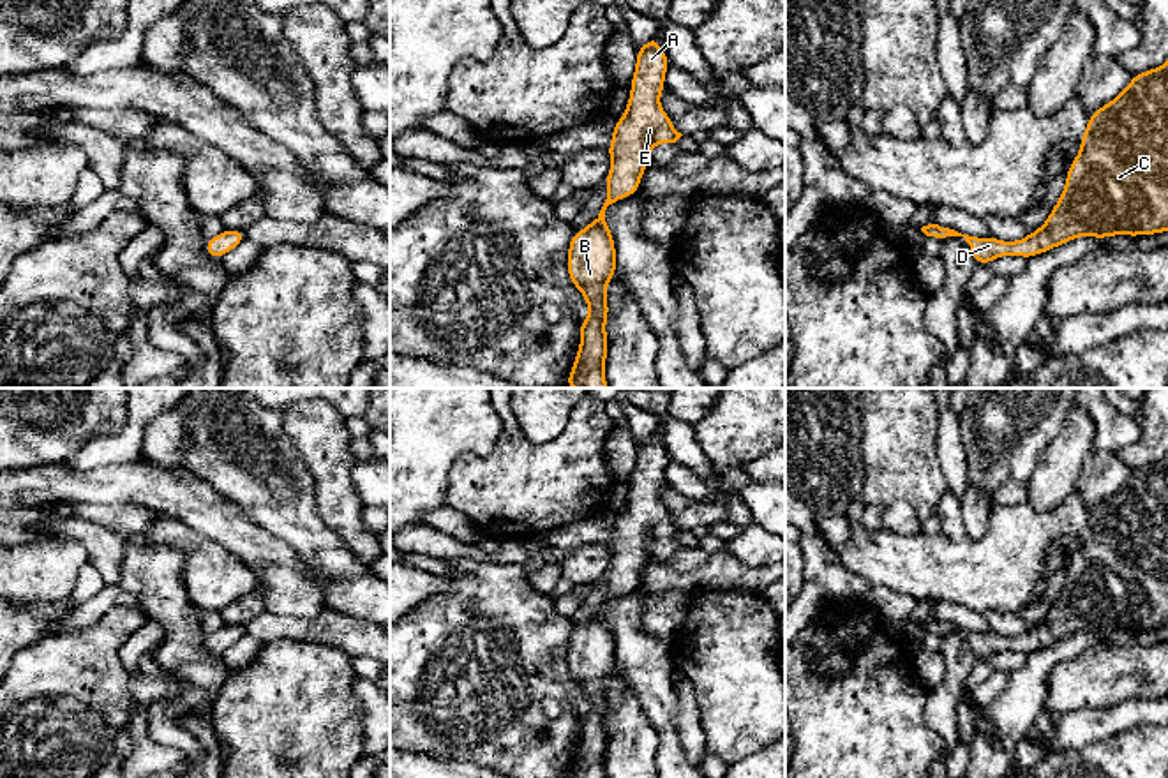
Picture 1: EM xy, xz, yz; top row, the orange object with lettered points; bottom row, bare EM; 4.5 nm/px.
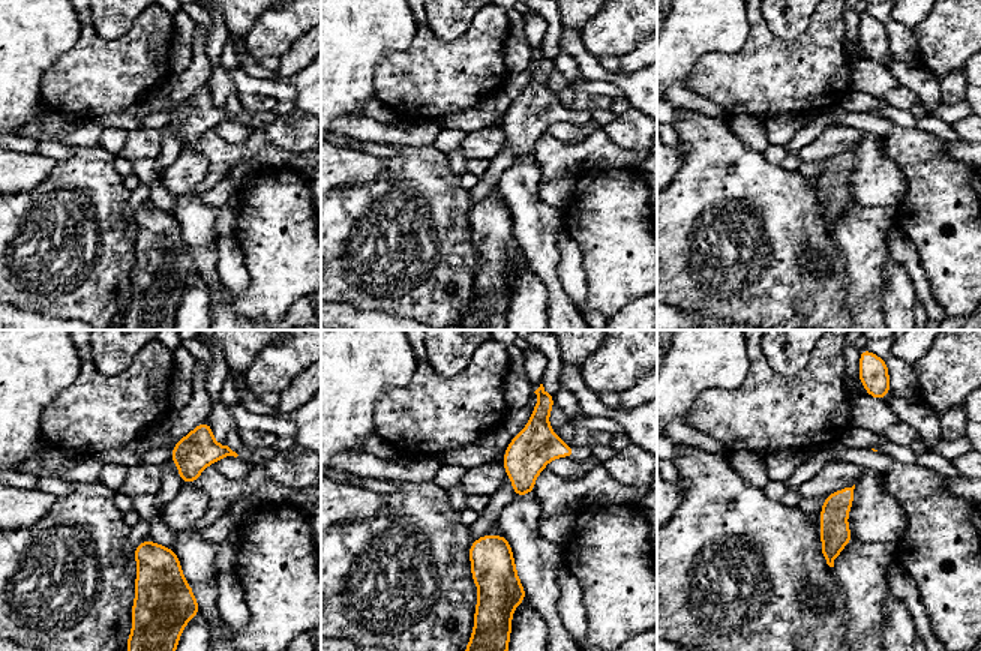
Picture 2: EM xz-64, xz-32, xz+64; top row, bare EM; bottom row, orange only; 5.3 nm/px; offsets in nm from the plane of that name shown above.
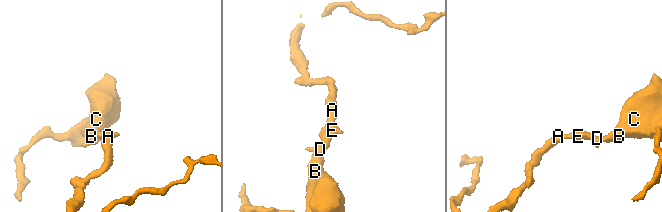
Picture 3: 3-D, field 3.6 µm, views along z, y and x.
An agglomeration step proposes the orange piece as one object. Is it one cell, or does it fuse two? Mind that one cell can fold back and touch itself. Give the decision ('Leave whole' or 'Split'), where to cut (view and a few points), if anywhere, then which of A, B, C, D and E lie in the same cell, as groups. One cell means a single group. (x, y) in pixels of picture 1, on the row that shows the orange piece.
Leave whole. No split. Groups: A B C D E

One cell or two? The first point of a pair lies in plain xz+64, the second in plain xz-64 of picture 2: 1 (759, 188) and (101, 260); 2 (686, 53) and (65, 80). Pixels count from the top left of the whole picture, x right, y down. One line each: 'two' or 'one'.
1: one
2: two

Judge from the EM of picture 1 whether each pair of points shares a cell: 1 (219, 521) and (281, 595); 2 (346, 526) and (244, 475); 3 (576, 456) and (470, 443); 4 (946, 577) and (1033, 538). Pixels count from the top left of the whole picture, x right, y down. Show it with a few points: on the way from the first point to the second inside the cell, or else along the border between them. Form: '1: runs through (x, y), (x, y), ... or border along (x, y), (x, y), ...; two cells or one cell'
1: border along (247, 563), (279, 563), (295, 572); two cells
2: border along (309, 471), (314, 482), (314, 508), (344, 542); two cells
3: border along (494, 406), (501, 424), (496, 445), (454, 463); two cells
4: runs through (967, 574), (994, 574), (1011, 556); one cell

